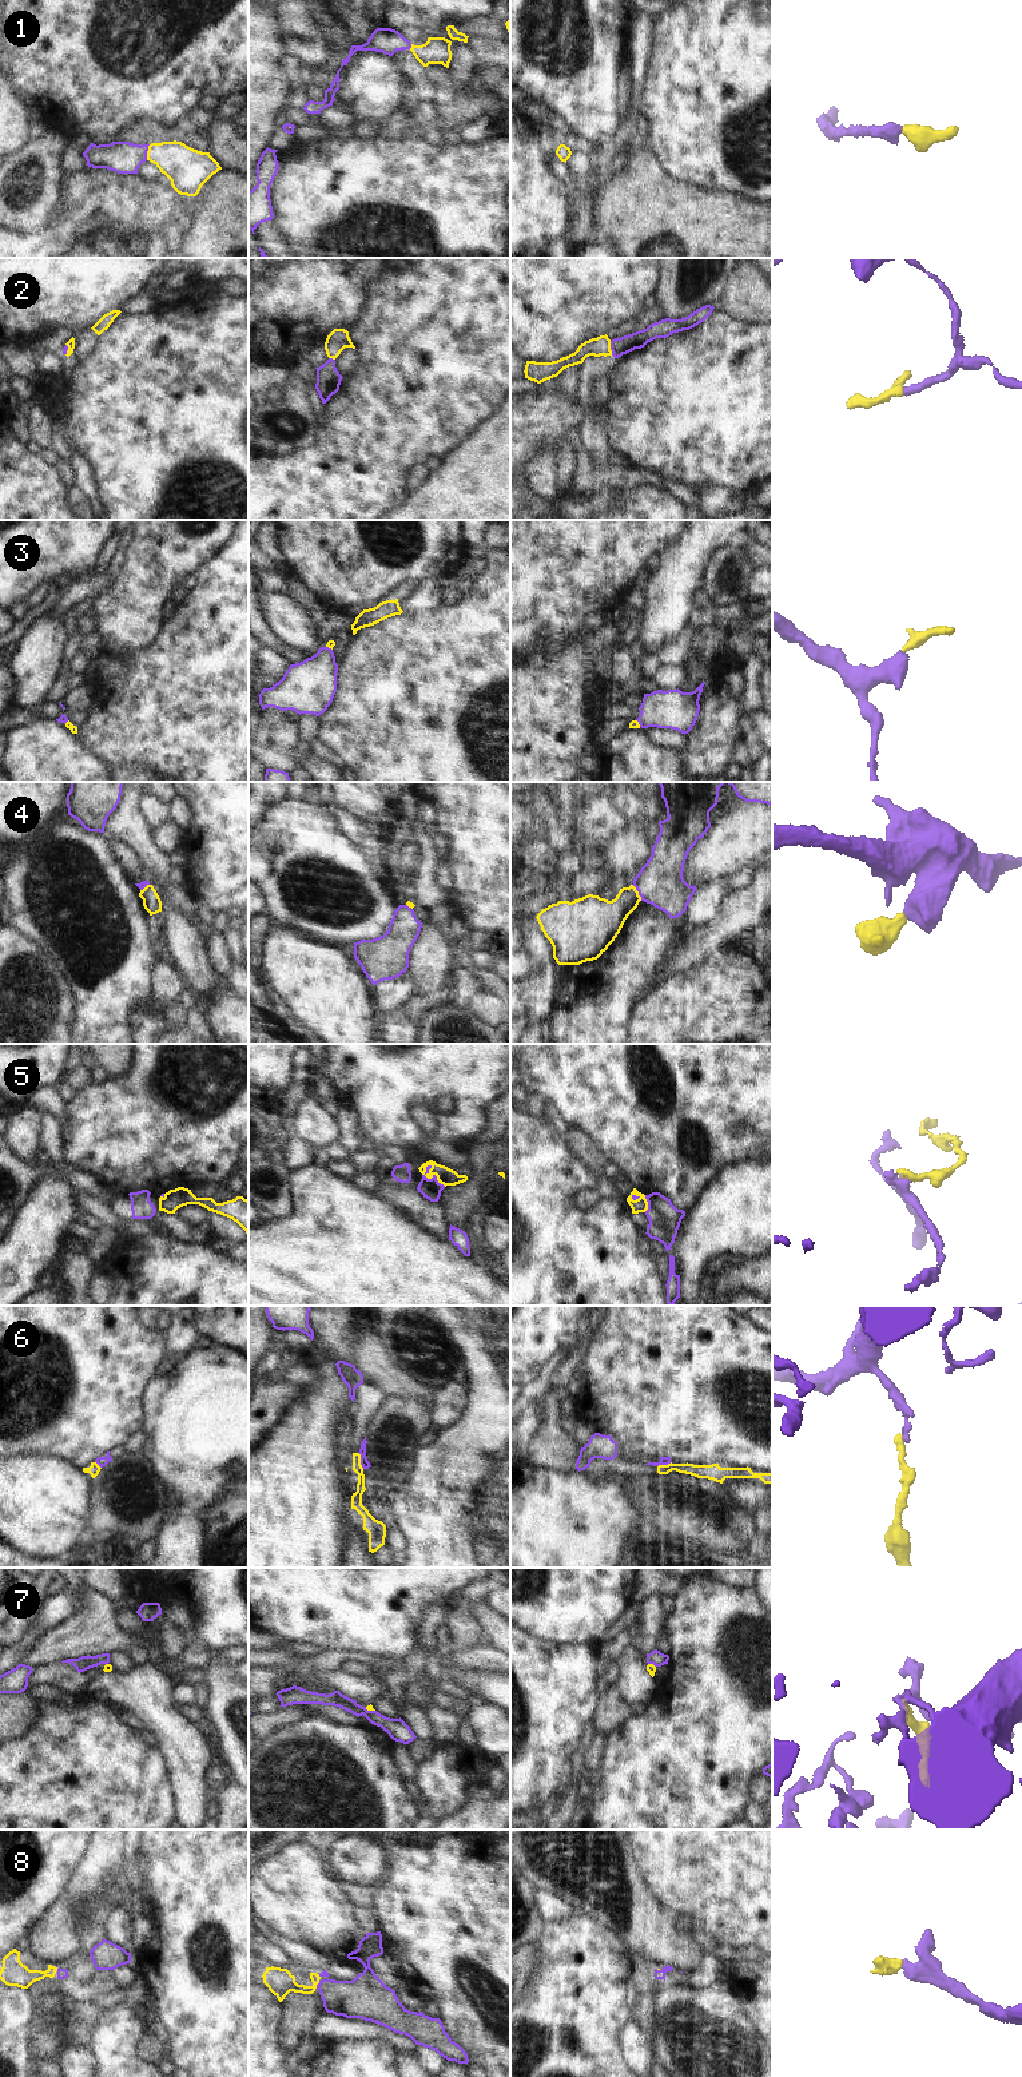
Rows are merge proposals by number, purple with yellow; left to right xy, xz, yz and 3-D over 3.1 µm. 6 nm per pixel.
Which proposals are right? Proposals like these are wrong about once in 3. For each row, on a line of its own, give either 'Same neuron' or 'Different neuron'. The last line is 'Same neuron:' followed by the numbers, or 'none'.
1: Same neuron
2: Same neuron
3: Same neuron
4: Different neuron
5: Different neuron
6: Different neuron
7: Different neuron
8: Same neuron
Same neuron: 1, 2, 3, 8.

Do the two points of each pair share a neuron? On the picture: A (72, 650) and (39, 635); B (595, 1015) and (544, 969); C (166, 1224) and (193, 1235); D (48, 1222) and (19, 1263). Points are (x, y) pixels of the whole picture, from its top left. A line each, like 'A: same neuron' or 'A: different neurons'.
A: different neurons
B: different neurons
C: same neuron
D: same neuron

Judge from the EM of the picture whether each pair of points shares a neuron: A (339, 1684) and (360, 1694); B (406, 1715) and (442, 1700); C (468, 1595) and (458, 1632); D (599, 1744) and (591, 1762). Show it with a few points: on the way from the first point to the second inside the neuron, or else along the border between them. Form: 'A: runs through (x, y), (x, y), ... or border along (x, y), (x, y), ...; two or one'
A: runs through (345, 1684), (354, 1688); one
B: border along (406, 1696), (422, 1711); two
C: runs through (461, 1604), (460, 1623); one
D: runs through (596, 1748), (592, 1758); one

